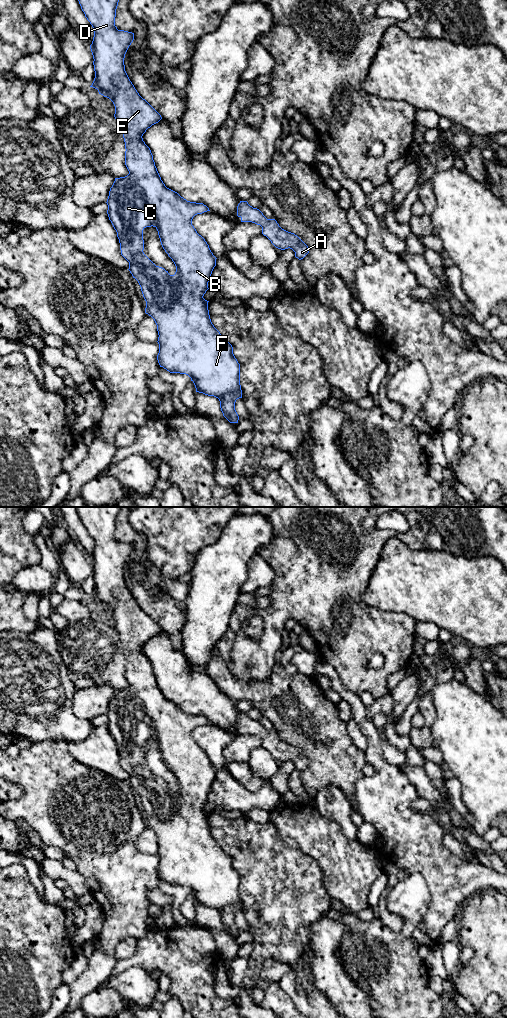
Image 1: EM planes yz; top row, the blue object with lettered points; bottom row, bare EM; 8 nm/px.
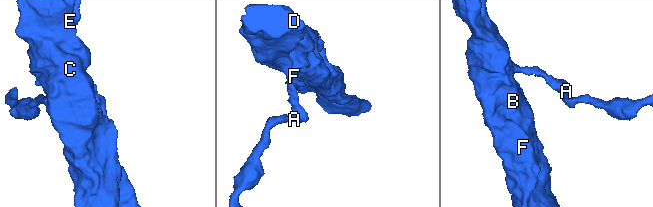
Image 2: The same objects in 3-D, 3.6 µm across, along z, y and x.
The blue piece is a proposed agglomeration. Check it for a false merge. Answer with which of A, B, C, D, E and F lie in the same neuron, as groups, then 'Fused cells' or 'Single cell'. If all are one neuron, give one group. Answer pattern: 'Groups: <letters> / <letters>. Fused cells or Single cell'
Groups: A B C D E F. Single cell

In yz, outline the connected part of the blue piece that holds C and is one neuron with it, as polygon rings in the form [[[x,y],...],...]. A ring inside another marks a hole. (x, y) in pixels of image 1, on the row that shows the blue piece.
[[[78,0],[79,4],[81,6],[82,11],[85,14],[85,17],[90,22],[94,29],[94,37],[92,44],[90,45],[90,49],[93,55],[93,65],[94,65],[94,71],[95,71],[95,78],[90,87],[93,87],[98,90],[99,94],[103,95],[104,97],[109,98],[114,106],[115,106],[115,114],[114,117],[119,123],[119,126],[121,128],[124,142],[125,142],[125,165],[129,171],[129,174],[125,177],[115,178],[115,181],[110,188],[109,196],[107,199],[107,205],[108,210],[107,214],[109,217],[109,220],[111,221],[114,229],[117,232],[117,237],[119,239],[120,243],[120,250],[121,255],[129,262],[129,271],[132,274],[133,278],[135,278],[140,287],[143,294],[143,297],[146,301],[146,308],[145,313],[151,316],[156,325],[157,325],[157,331],[158,331],[158,344],[159,344],[159,353],[157,355],[157,360],[160,365],[160,367],[163,367],[170,373],[180,373],[180,374],[186,374],[191,378],[191,381],[194,383],[196,392],[203,393],[208,396],[214,396],[219,399],[220,401],[220,408],[223,413],[223,416],[230,422],[230,423],[238,423],[239,416],[235,410],[235,402],[237,399],[242,398],[242,390],[240,385],[240,364],[238,363],[237,359],[235,358],[233,354],[233,347],[232,345],[227,342],[224,337],[220,334],[220,332],[214,327],[214,325],[211,322],[209,310],[208,310],[208,302],[203,298],[208,288],[208,282],[211,277],[212,271],[214,267],[216,266],[216,257],[211,252],[209,245],[205,241],[205,239],[199,235],[192,225],[192,219],[197,214],[202,214],[204,212],[210,211],[209,208],[204,205],[203,203],[196,203],[196,202],[190,202],[181,197],[177,192],[167,188],[163,181],[161,180],[161,177],[157,171],[157,168],[155,166],[155,162],[153,160],[153,155],[151,153],[150,148],[145,144],[143,141],[143,134],[146,132],[148,128],[150,128],[152,125],[158,123],[162,117],[161,115],[145,100],[143,99],[137,90],[135,89],[134,85],[130,81],[126,71],[125,71],[125,65],[124,65],[124,58],[125,54],[131,45],[131,43],[134,40],[134,33],[124,31],[124,30],[118,30],[115,26],[115,17],[116,17],[116,9],[118,6],[119,0]],[[146,227],[155,227],[158,231],[158,235],[160,238],[161,245],[165,252],[168,254],[168,256],[172,259],[176,266],[176,272],[174,275],[170,275],[168,271],[166,271],[164,268],[156,266],[143,252],[144,250],[144,240],[143,240],[143,230]]]

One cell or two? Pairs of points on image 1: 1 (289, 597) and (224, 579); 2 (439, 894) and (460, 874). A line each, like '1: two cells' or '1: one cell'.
1: two cells
2: one cell

